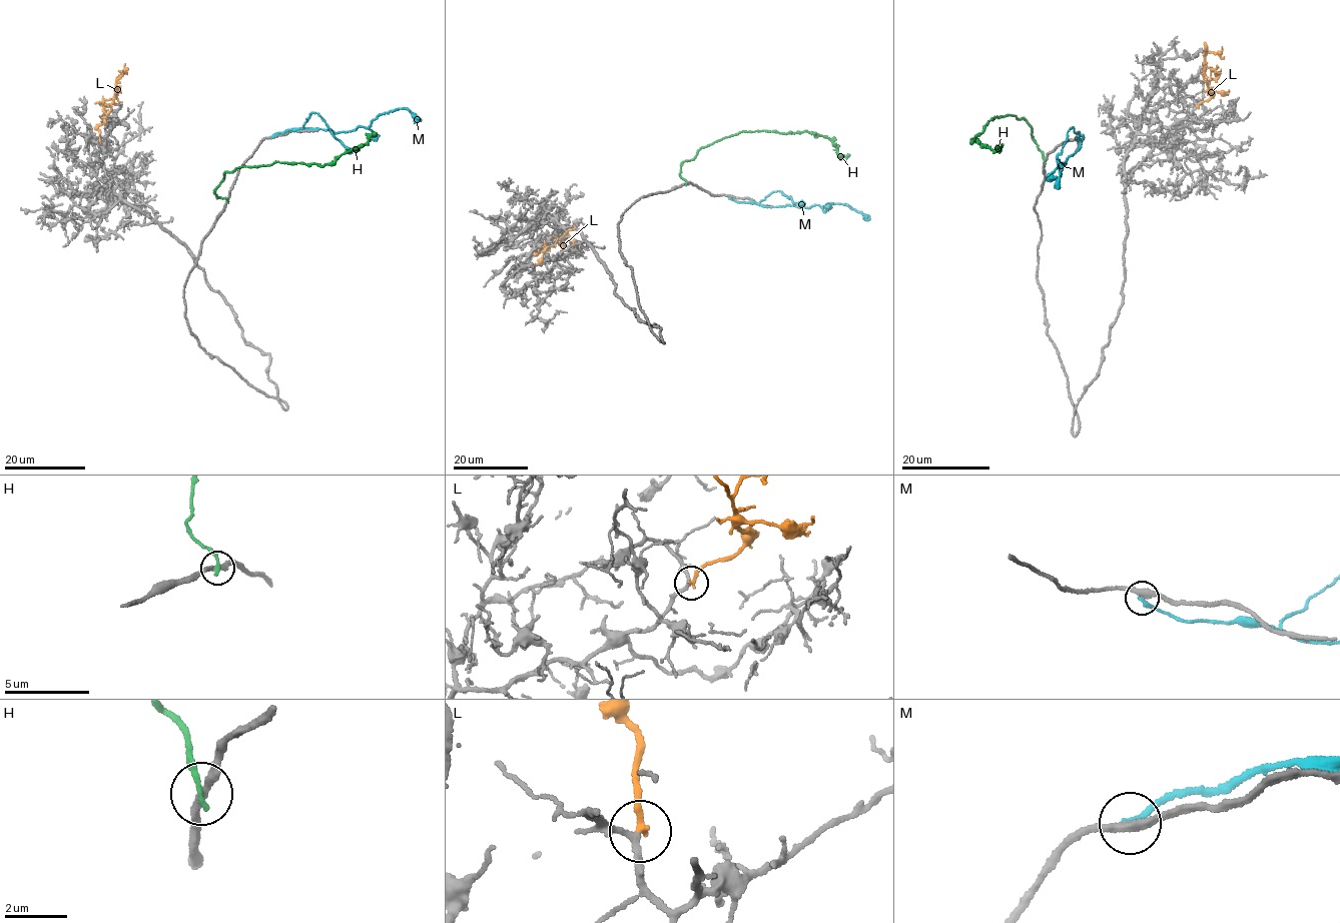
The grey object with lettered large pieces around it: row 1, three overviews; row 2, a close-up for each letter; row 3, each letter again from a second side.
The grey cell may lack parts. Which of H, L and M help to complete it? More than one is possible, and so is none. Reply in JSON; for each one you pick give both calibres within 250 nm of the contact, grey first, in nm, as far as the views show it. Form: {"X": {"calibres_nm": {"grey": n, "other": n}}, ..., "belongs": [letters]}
{"L": {"calibres_nm": {"grey": 190, "other": 220}}, "belongs": ["L"]}

